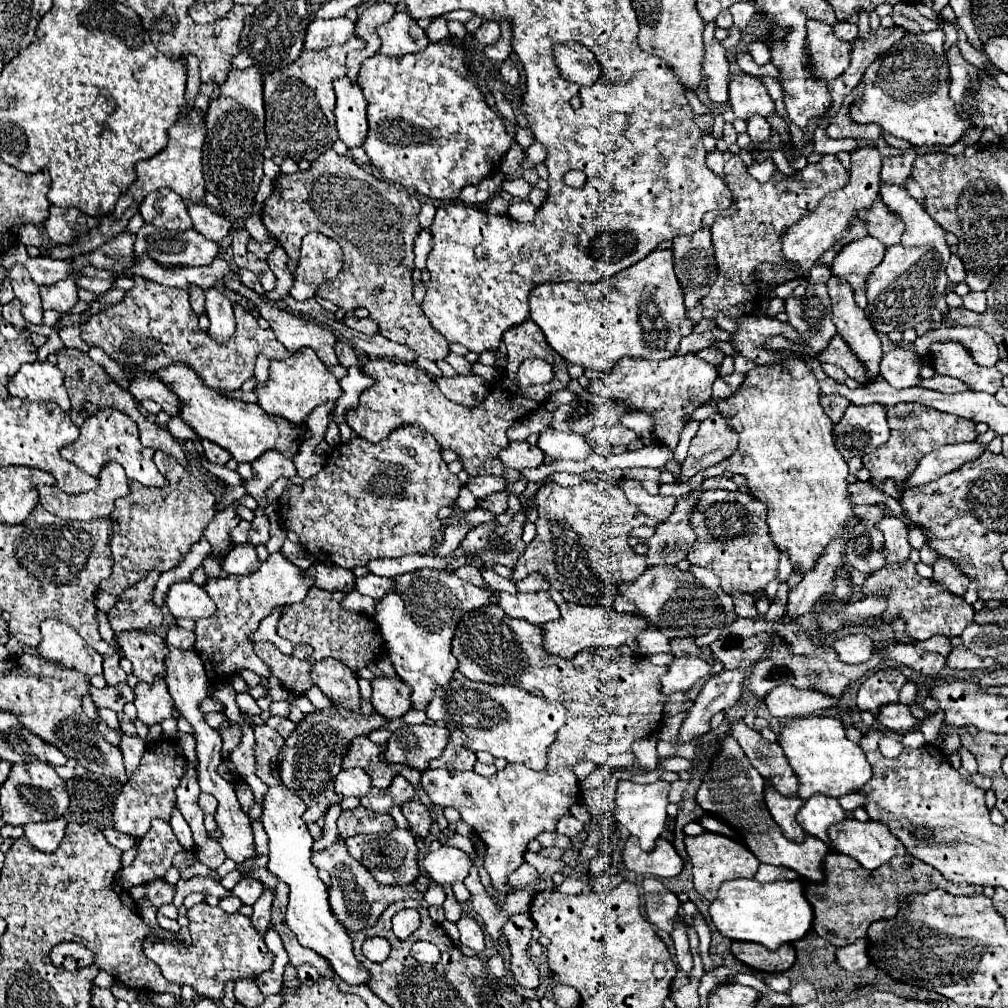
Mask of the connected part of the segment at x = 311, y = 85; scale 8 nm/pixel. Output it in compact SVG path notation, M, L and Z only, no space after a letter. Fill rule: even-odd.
M352 36L348 42L326 50L302 50L300 58L288 68L264 76L266 138L268 148L276 156L292 158L296 162L314 162L320 154L330 150L334 142L338 142L332 80L346 74L346 54L360 50L362 46L364 42L358 36Z

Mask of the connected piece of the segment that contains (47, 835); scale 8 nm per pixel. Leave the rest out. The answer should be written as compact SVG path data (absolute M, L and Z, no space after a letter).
M58 818L52 822L34 822L24 826L24 836L30 840L32 846L36 846L42 852L54 852L64 836L66 820Z

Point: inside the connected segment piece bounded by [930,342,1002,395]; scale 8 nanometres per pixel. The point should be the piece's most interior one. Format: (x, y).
(948, 358)

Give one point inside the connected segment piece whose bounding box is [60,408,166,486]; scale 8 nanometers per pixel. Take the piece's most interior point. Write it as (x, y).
(109, 435)

